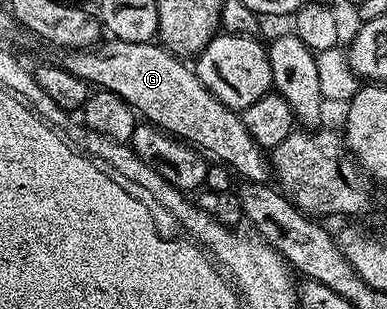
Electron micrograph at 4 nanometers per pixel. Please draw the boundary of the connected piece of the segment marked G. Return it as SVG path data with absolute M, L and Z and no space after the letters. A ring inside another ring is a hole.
M112 38L102 39L92 48L70 48L60 53L59 63L75 78L83 78L91 86L114 92L123 98L153 127L192 144L214 161L228 165L242 181L263 184L270 179L271 164L266 149L260 148L247 134L240 115L234 109L223 106L207 86L189 68L184 59L173 55L157 42L123 42Z

